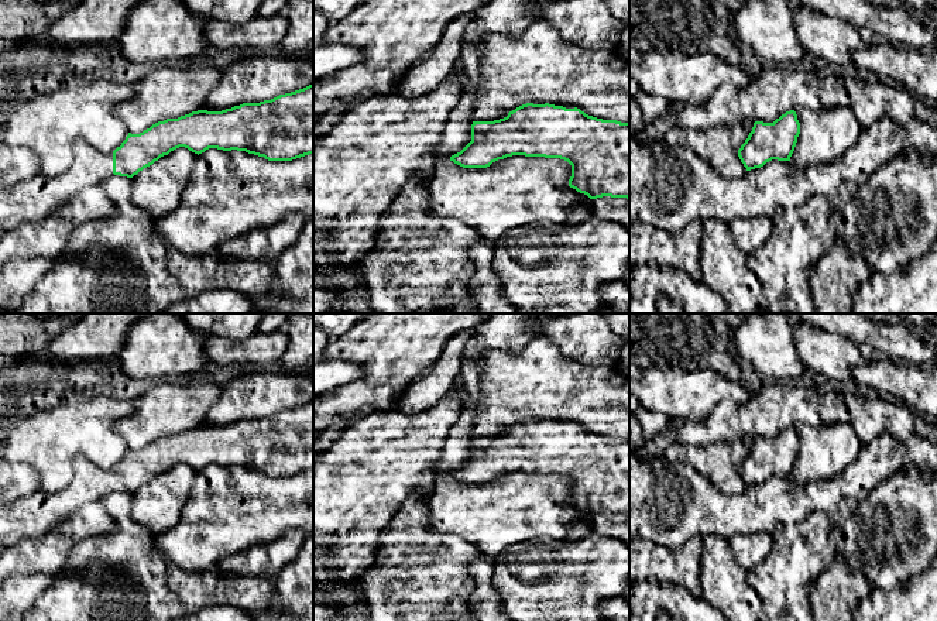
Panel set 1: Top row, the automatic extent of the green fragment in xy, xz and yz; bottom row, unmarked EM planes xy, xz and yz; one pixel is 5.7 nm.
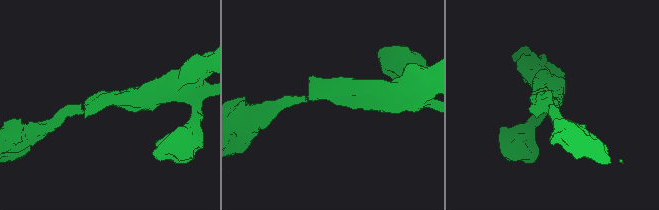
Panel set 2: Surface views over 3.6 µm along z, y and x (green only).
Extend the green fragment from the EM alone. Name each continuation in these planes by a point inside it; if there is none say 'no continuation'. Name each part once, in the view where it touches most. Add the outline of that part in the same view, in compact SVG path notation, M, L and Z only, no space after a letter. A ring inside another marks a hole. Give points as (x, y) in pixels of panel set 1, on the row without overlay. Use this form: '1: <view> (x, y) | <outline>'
1: xy (26, 518) | M83 456L75 459L75 476L71 483L52 494L35 491L14 501L0 498L0 546L14 546L23 539L35 539L47 535L62 524L78 507L89 502L100 502L113 490L113 467L102 469Z

